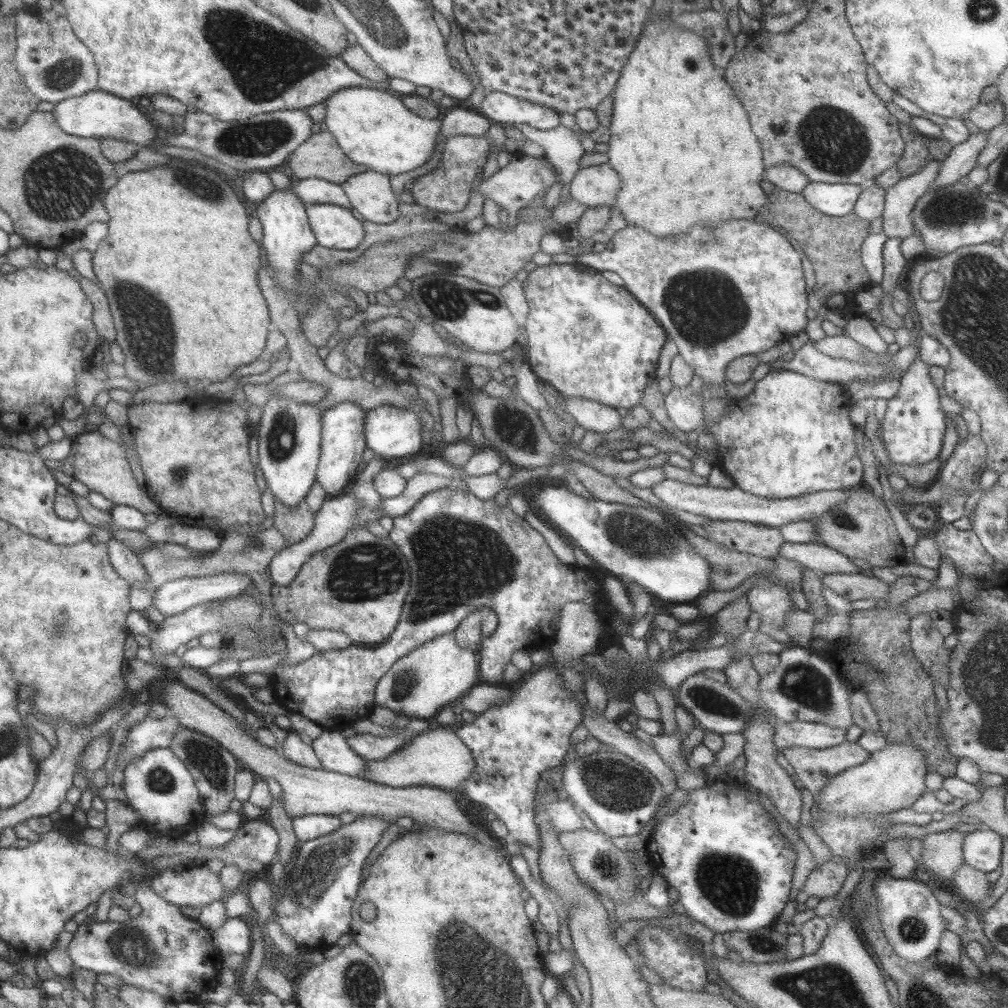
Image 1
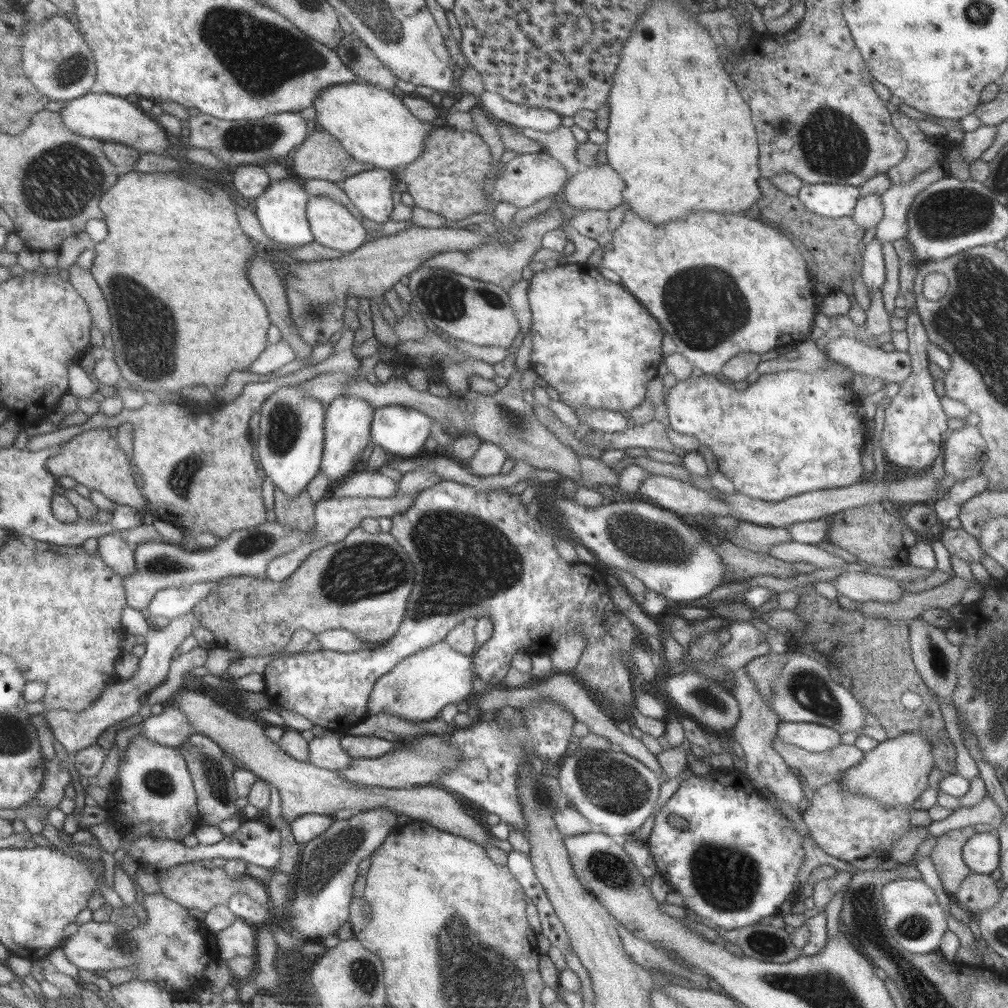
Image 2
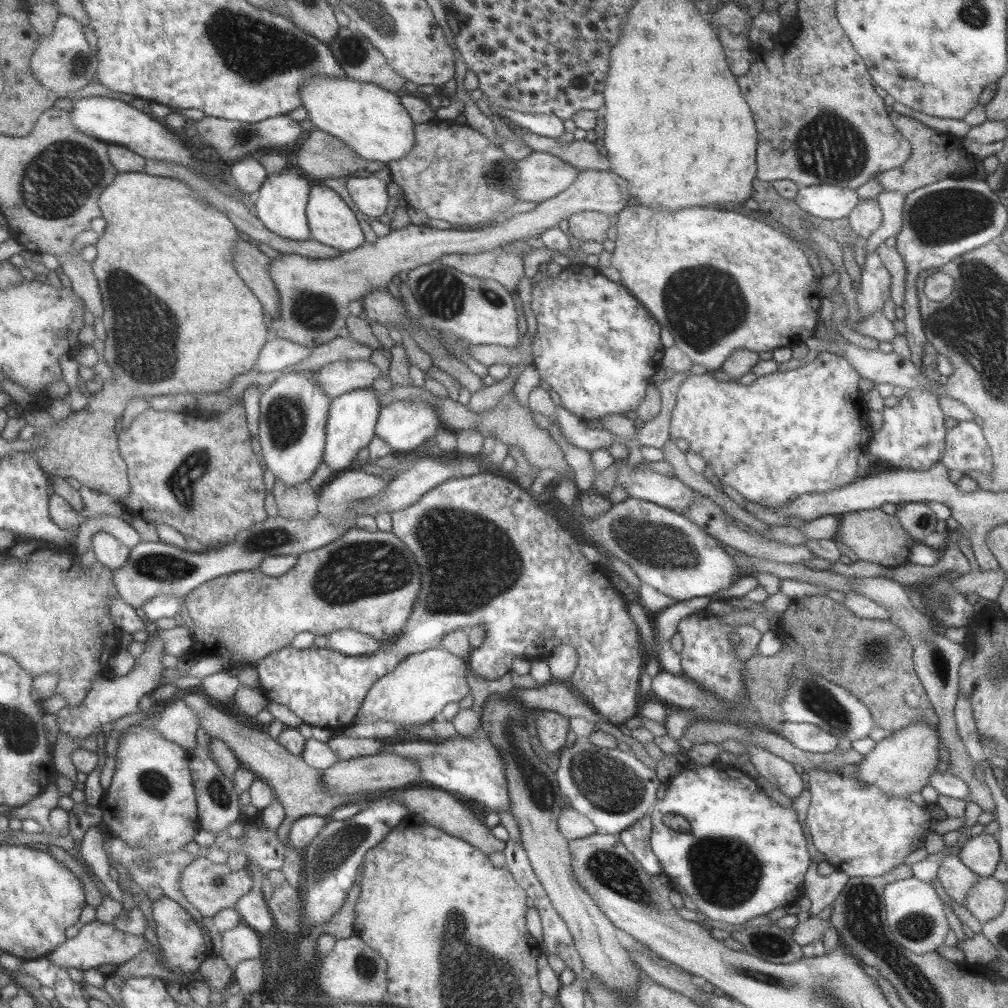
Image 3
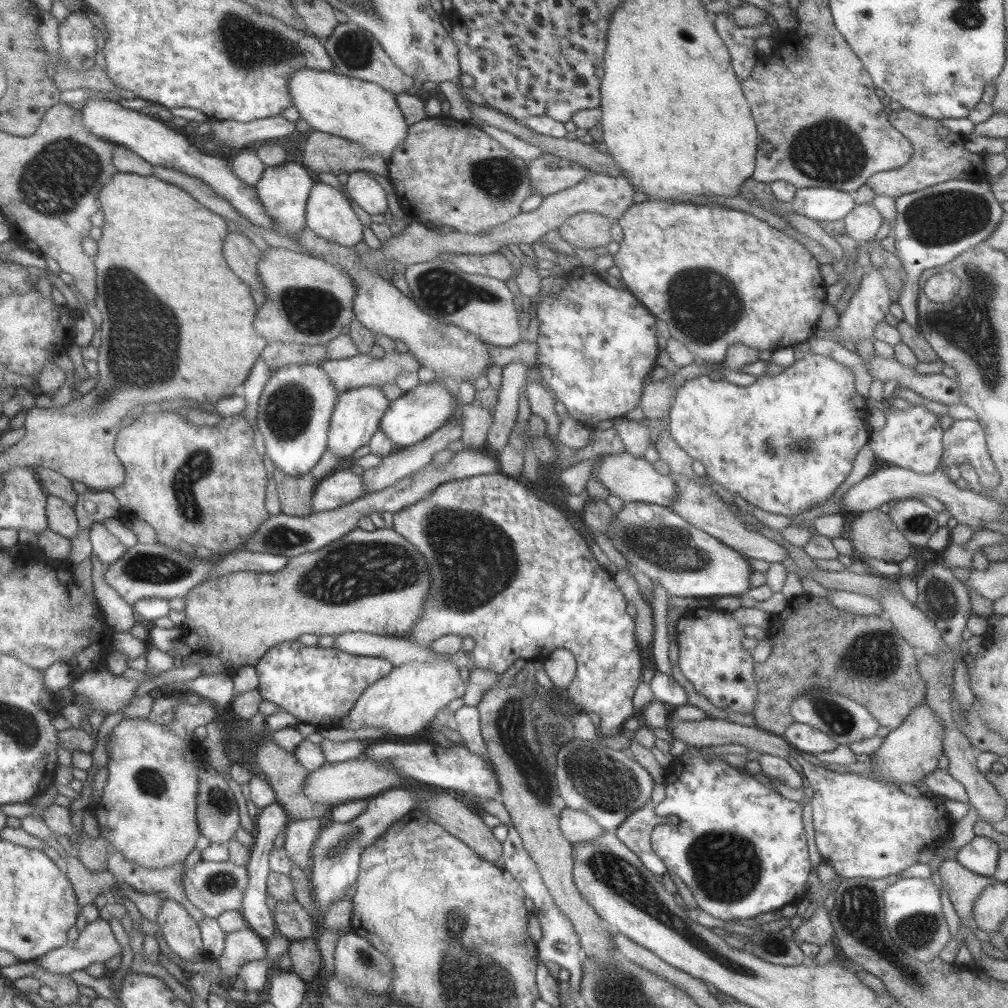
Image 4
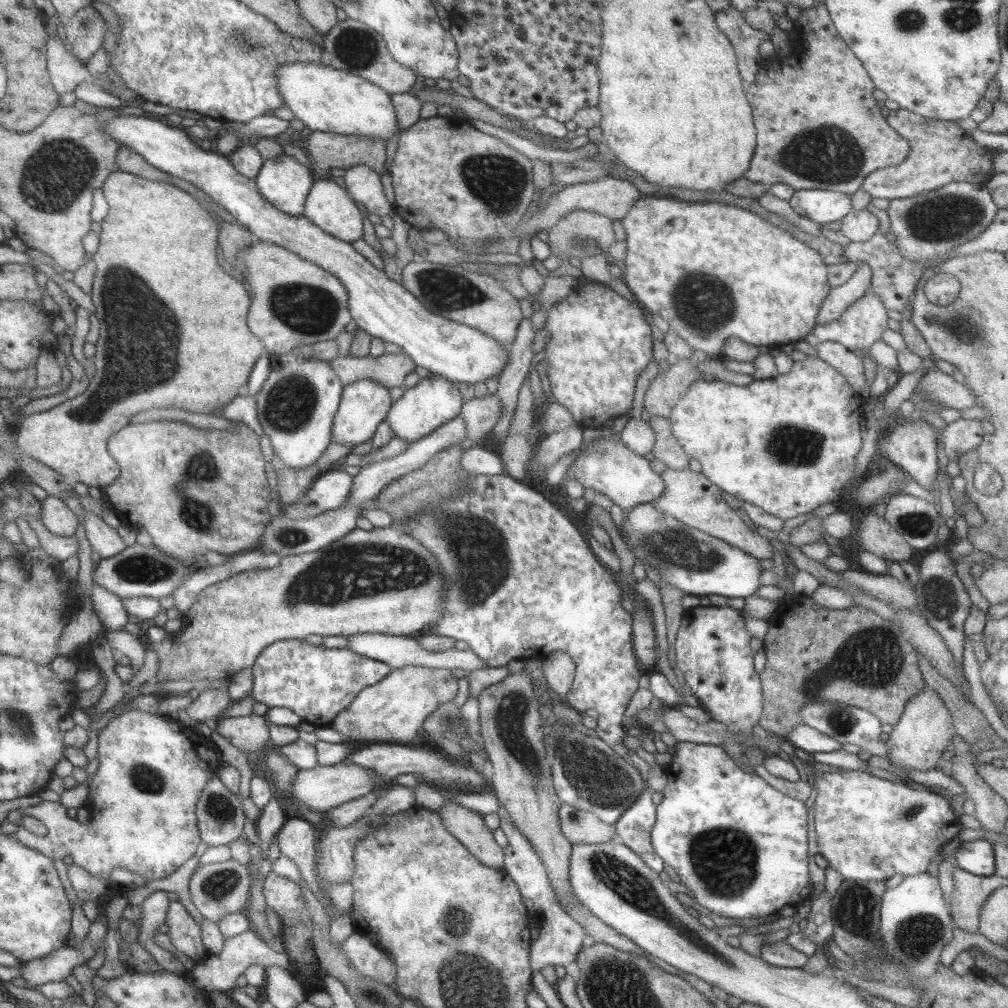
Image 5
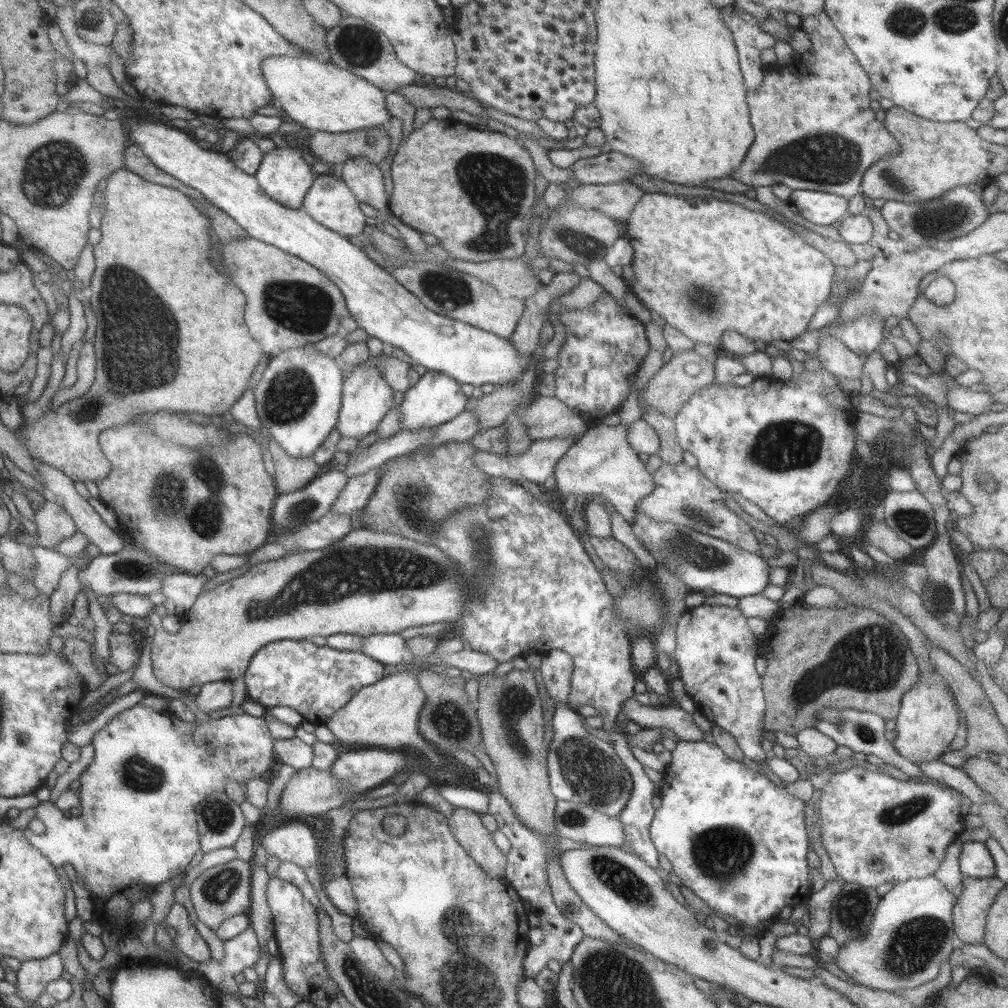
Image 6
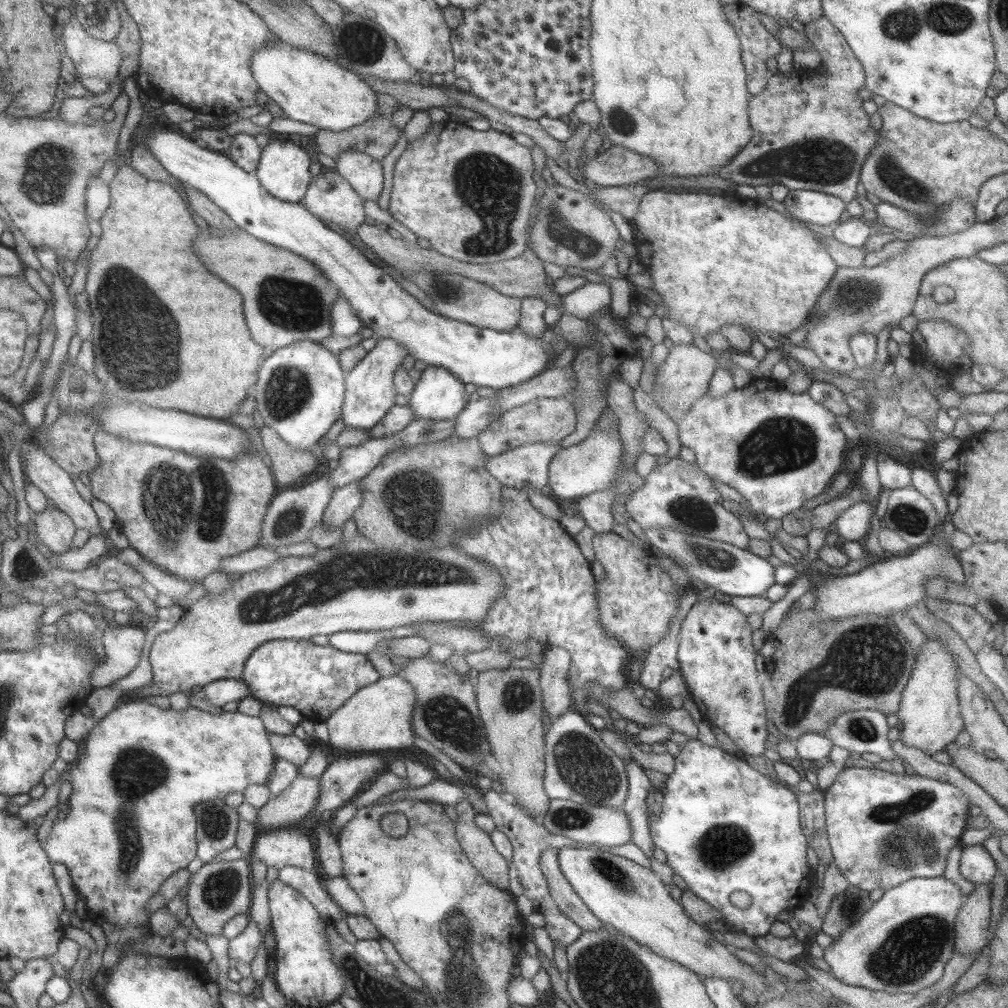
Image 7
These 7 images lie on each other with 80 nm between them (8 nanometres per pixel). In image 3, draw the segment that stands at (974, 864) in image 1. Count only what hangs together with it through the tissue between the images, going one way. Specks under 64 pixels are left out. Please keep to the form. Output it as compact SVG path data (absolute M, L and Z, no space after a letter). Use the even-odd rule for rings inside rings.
M983 832L970 836L958 850L958 857L961 864L980 878L992 876L1000 861L1000 846L995 834Z

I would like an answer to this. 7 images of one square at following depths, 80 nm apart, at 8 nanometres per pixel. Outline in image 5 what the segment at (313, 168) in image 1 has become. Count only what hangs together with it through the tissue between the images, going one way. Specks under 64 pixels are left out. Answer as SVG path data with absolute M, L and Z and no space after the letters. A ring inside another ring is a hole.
M312 131L304 150L314 166L345 170L353 165L366 164L380 174L385 162L385 143L383 139L370 137Z

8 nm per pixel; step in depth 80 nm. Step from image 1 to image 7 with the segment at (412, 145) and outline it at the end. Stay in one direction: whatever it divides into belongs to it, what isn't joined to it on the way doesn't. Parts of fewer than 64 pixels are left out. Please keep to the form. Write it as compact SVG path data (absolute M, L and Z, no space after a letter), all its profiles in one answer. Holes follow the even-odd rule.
M281 40L255 50L249 61L249 70L260 90L293 120L337 132L379 114L376 93L355 72L325 56L295 48Z

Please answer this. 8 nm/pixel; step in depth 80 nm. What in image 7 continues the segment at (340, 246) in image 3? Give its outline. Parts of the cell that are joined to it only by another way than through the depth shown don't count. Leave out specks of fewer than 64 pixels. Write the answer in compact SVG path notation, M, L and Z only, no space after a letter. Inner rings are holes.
M325 169L325 172L313 175L307 190L302 196L307 210L319 220L333 222L344 231L354 230L365 220L363 199L350 187L350 184L335 172L334 169Z

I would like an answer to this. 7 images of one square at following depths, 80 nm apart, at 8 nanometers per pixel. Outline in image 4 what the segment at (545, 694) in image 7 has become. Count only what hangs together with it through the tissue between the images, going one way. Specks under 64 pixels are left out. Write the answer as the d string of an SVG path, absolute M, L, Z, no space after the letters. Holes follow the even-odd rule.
M556 648L542 660L542 669L546 672L555 690L563 691L569 686L576 673L573 654L564 648Z

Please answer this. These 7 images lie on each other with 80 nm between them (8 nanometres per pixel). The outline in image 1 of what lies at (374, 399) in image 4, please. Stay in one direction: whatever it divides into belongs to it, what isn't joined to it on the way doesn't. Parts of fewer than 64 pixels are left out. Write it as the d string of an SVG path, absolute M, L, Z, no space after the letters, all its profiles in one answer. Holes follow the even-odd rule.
M339 402L337 406L321 411L320 457L316 478L329 497L345 494L345 488L357 475L357 466L365 450L364 418L366 409L351 402Z

